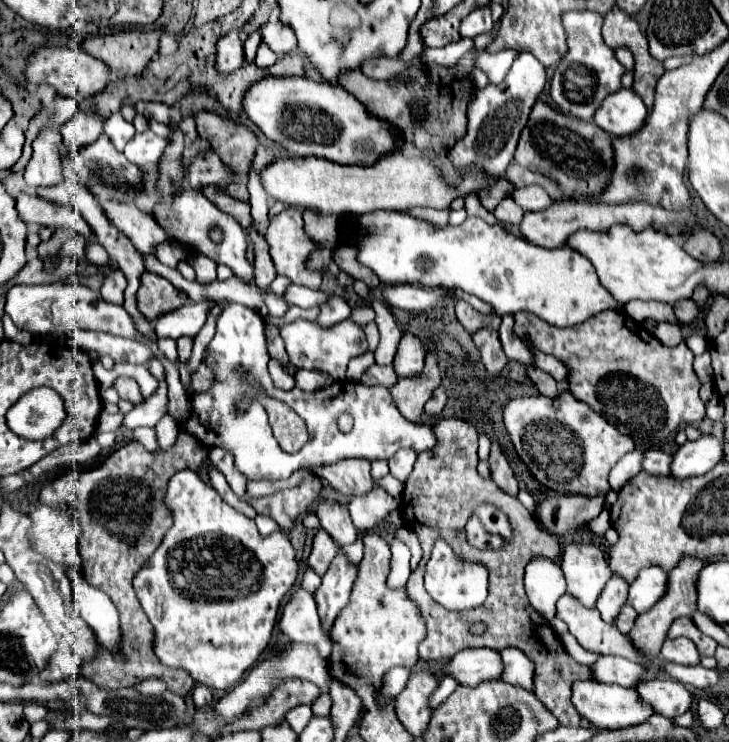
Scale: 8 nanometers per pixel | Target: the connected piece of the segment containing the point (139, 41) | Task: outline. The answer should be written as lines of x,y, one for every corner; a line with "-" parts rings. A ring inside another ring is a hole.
164,27
150,31
116,31
110,35
90,35
84,41
84,51
106,61
110,69
122,75
140,75
148,61
158,53

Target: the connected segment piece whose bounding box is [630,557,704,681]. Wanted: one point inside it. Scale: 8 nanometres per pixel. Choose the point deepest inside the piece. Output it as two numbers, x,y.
650,630

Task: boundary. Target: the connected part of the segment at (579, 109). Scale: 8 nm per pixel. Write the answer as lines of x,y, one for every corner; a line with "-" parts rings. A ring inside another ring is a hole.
566,11
564,13
564,29
566,29
566,45
568,51
558,63
554,77
550,81
550,95
556,107
562,113
574,115
584,121
592,121
598,105
610,93
616,93
622,87
624,65
616,61
614,51
602,39
602,21
604,17
594,11

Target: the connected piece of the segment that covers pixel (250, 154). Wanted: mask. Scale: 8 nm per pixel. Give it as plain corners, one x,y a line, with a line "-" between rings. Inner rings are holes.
198,113
196,115
196,129
200,133
202,139
210,141
214,153
224,161
226,167
230,167
232,171
232,183
228,185
220,185
218,189
222,189
224,193
228,193
230,197
234,197
236,201
244,201
248,203
250,201
250,195
248,195
248,171
250,171
250,165
252,165
252,159
256,155
256,147
258,147
258,141
254,137
254,133
242,125
236,125
232,123
230,119
224,119
216,113

